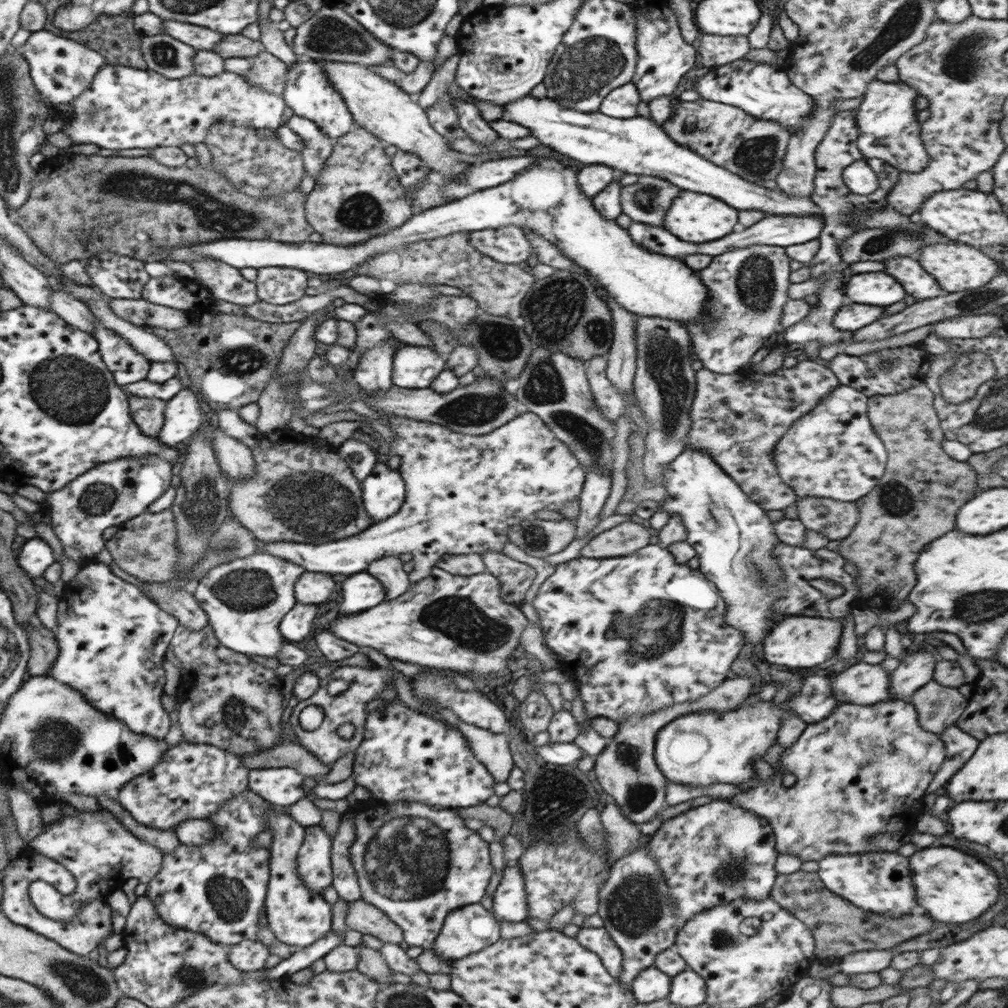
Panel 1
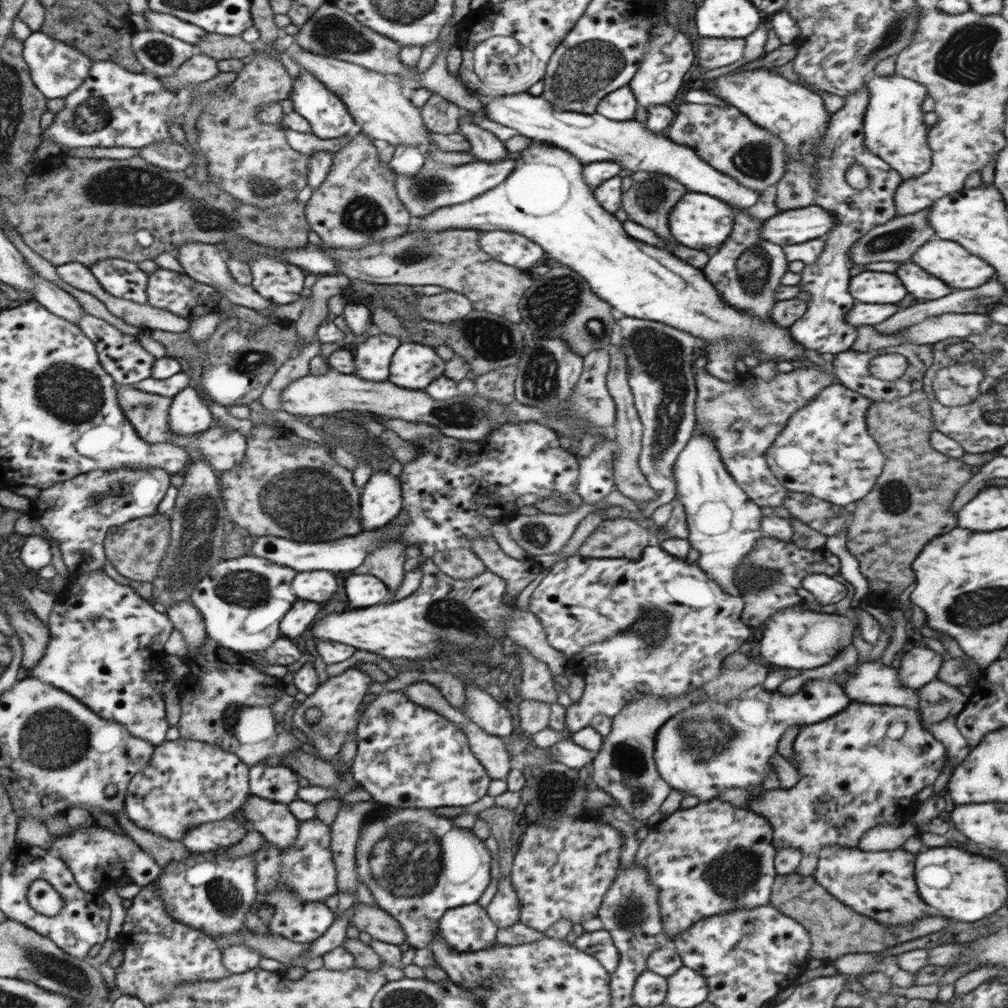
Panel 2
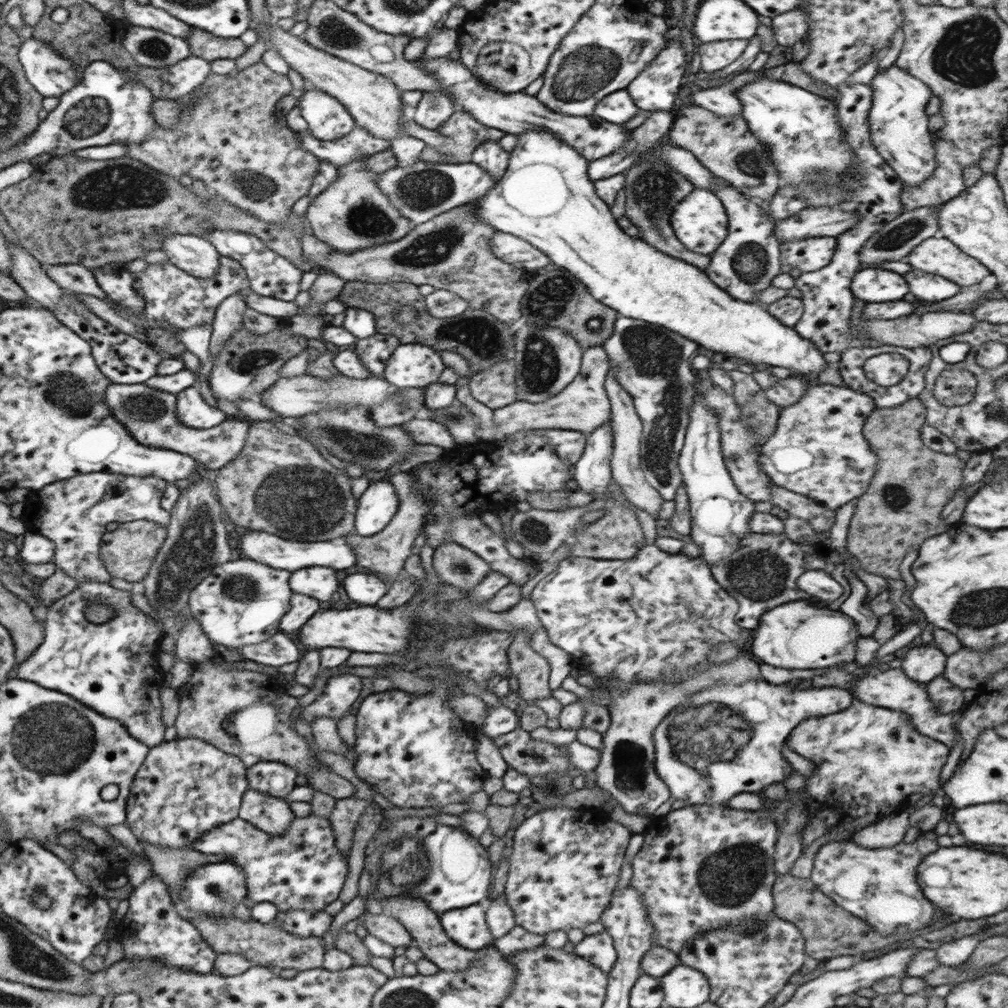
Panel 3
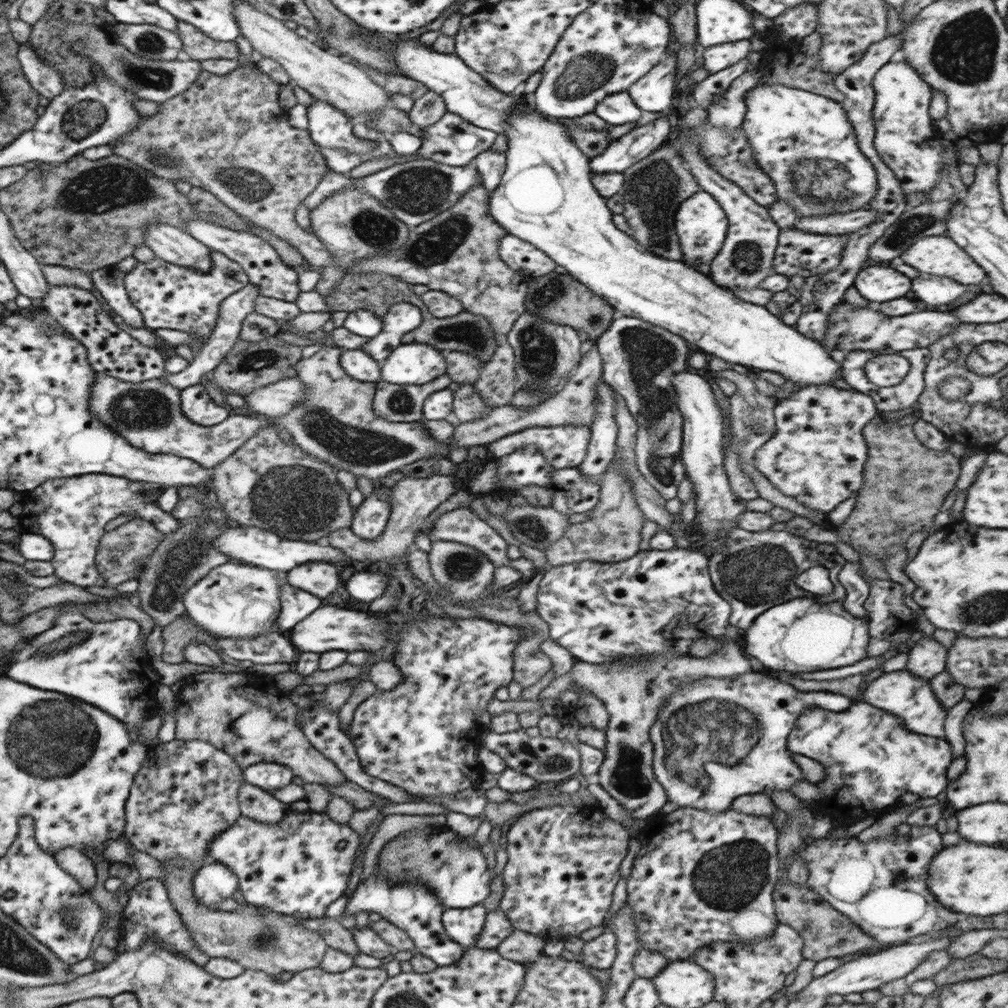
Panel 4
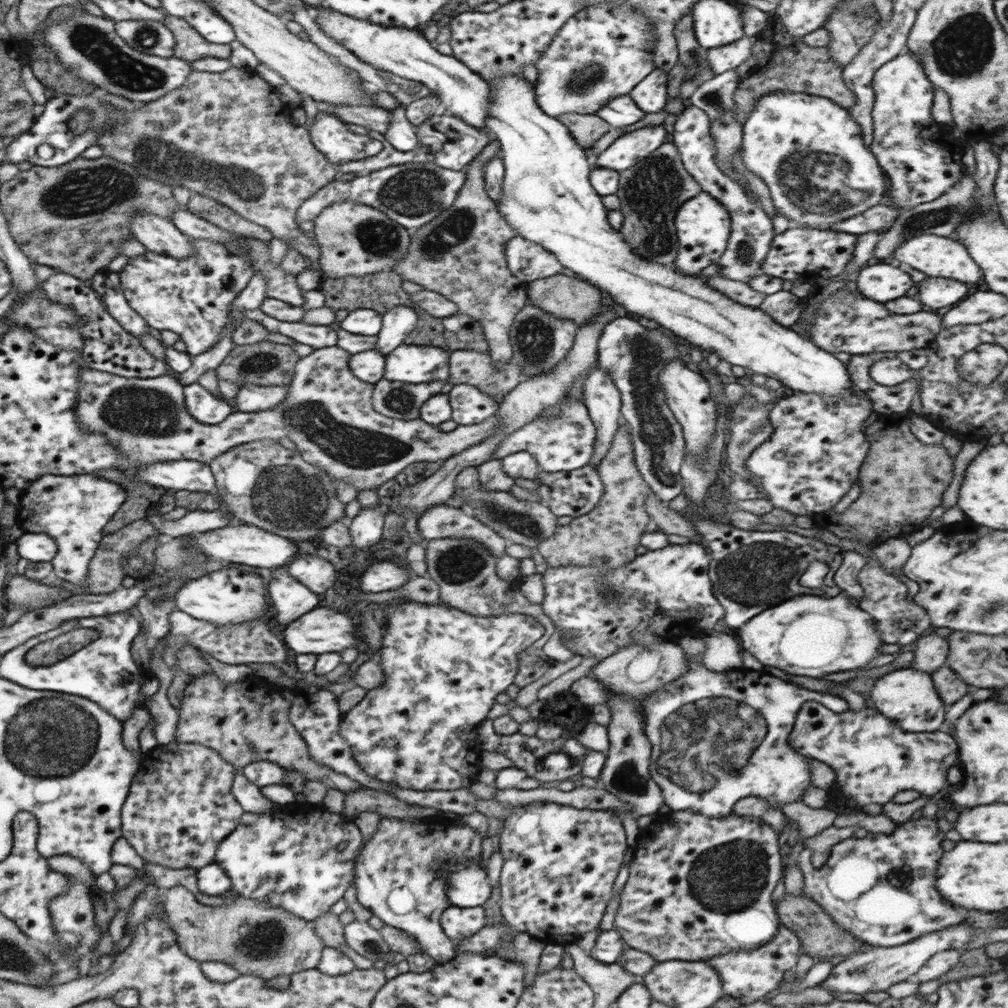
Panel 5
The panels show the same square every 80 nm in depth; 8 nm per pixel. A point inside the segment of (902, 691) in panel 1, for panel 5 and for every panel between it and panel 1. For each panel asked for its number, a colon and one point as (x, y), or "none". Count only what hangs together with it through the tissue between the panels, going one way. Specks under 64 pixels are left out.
2: (920, 665)
3: (922, 663)
4: (927, 658)
5: (931, 651)

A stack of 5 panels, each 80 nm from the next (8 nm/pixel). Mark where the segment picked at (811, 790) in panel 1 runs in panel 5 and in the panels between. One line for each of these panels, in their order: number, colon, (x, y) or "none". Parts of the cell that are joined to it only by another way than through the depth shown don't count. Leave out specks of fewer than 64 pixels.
2: (862, 767)
3: (868, 760)
4: (871, 759)
5: (873, 759)

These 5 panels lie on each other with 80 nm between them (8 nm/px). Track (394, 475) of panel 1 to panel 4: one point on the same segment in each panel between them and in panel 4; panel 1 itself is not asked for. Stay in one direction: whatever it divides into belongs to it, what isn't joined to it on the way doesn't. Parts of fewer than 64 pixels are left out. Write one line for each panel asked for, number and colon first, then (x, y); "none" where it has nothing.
2: (381, 501)
3: (377, 505)
4: (369, 520)

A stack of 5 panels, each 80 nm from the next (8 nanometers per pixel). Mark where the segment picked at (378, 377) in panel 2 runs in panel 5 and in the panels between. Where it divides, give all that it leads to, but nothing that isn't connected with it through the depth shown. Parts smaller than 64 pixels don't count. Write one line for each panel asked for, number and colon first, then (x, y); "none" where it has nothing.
3: (374, 352)
4: (400, 319)
5: (397, 323)

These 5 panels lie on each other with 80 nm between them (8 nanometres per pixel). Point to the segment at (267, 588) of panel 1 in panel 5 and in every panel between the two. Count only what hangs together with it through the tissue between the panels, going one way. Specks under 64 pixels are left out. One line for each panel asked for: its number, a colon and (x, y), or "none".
2: (243, 600)
3: (241, 602)
4: (234, 600)
5: (227, 597)

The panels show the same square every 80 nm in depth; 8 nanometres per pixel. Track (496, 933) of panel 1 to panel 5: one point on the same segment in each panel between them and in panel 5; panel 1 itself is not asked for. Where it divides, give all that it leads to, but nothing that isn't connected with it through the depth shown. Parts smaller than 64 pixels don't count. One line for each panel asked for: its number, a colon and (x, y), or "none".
2: (465, 929)
3: (467, 927)
4: (463, 925)
5: (457, 923)

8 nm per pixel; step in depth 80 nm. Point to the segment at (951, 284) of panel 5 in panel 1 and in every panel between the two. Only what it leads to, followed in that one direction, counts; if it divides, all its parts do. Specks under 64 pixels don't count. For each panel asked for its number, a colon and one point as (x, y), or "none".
1: (910, 274)
2: (921, 284)
3: (928, 287)
4: (934, 290)

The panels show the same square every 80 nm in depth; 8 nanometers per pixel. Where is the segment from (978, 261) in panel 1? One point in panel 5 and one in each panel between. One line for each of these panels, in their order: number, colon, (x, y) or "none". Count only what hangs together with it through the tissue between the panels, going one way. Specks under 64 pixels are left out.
2: (945, 259)
3: (938, 255)
4: (940, 255)
5: (934, 255)

